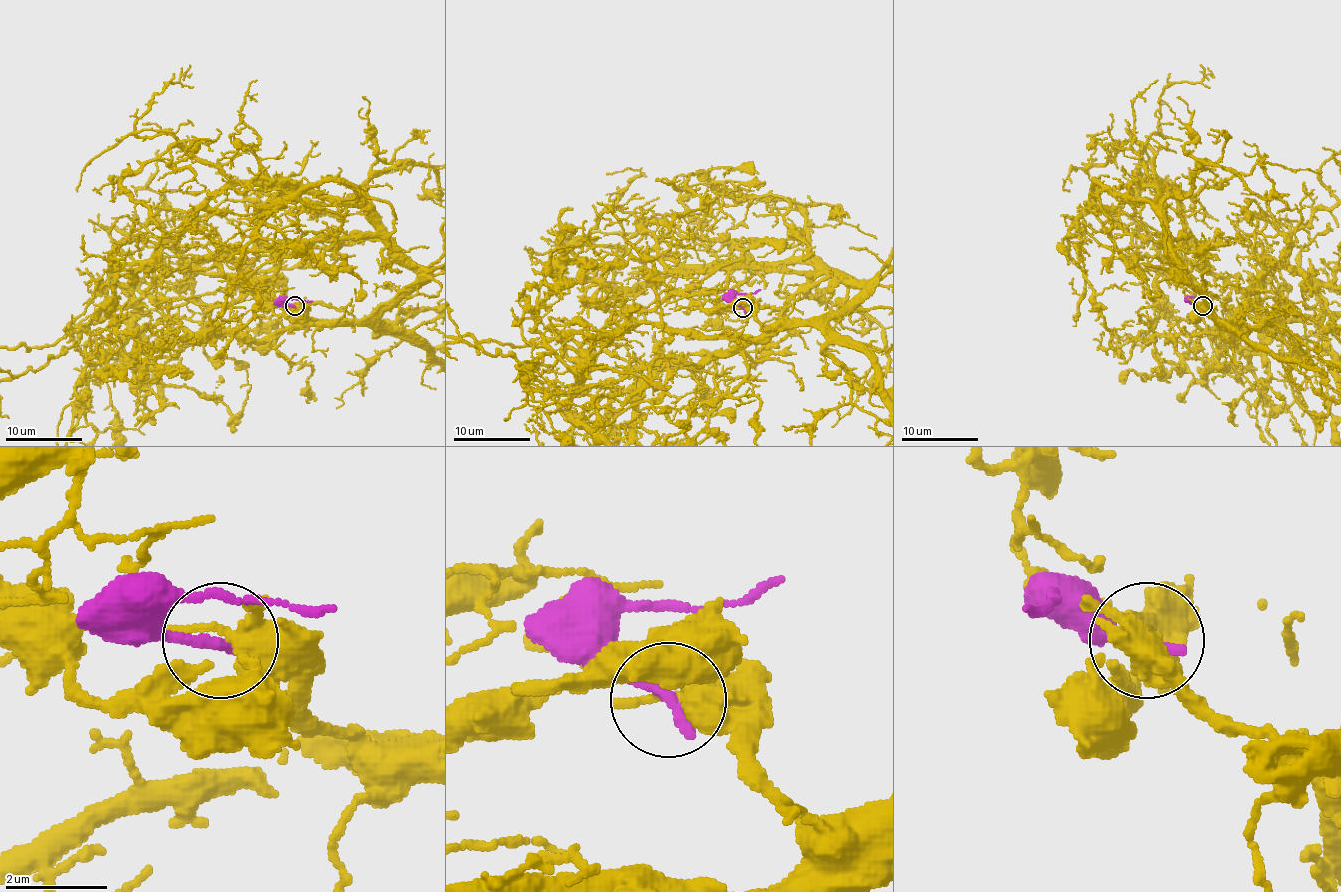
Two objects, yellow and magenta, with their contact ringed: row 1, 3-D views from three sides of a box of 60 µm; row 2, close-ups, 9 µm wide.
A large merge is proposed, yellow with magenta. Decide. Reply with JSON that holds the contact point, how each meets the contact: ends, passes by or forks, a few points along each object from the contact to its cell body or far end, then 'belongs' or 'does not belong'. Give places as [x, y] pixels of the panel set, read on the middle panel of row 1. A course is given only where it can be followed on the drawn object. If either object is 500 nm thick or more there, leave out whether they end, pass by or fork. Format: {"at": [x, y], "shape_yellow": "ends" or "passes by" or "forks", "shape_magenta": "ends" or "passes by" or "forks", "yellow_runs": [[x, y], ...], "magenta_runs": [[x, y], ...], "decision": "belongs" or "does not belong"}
{"at": [743, 308], "shape_yellow": "forks", "shape_magenta": "ends", "magenta_runs": [[743, 308], [734, 302], [738, 295], [749, 295], [761, 289]], "decision": "does not belong"}

